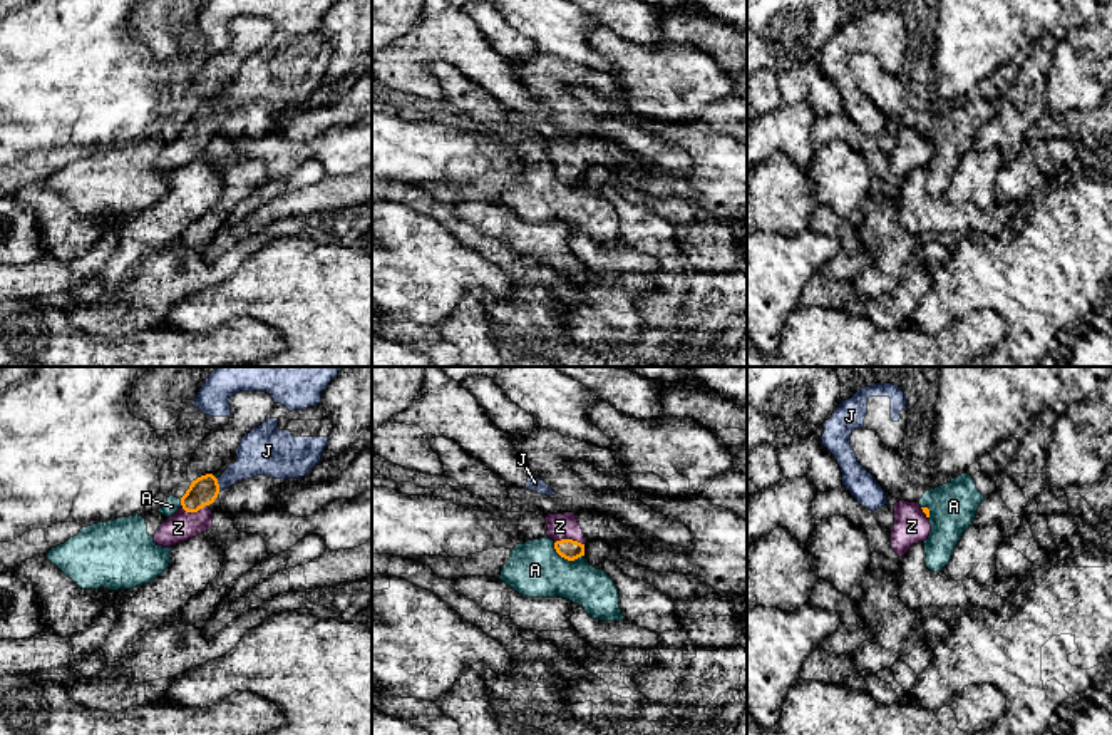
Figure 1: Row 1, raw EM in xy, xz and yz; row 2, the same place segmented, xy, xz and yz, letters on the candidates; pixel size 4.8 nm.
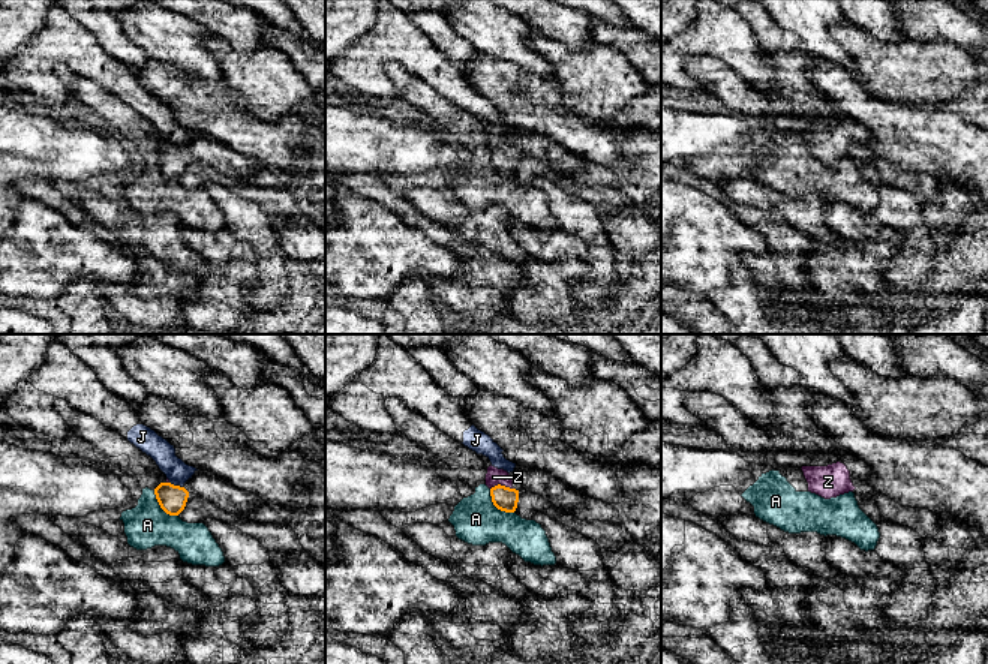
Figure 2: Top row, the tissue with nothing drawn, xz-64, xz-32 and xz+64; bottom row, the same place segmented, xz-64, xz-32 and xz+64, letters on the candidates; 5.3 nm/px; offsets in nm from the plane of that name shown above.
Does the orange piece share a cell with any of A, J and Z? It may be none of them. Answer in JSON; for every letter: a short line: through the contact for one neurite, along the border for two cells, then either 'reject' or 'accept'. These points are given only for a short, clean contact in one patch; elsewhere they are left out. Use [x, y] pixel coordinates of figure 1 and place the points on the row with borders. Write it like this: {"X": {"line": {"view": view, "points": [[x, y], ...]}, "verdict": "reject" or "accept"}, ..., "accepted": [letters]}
{"A": {"line": {"view": "xz", "points": [[553, 543], [553, 548], [568, 560], [583, 556]]}, "verdict": "reject"}, "J": {"verdict": "reject"}, "Z": {"line": {"view": "xz", "points": [[570, 549], [570, 539], [560, 526]]}, "verdict": "accept"}, "accepted": ["Z"]}

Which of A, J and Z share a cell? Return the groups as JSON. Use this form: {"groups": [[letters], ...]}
{"groups": [["A"], ["J"], ["Z"]]}

